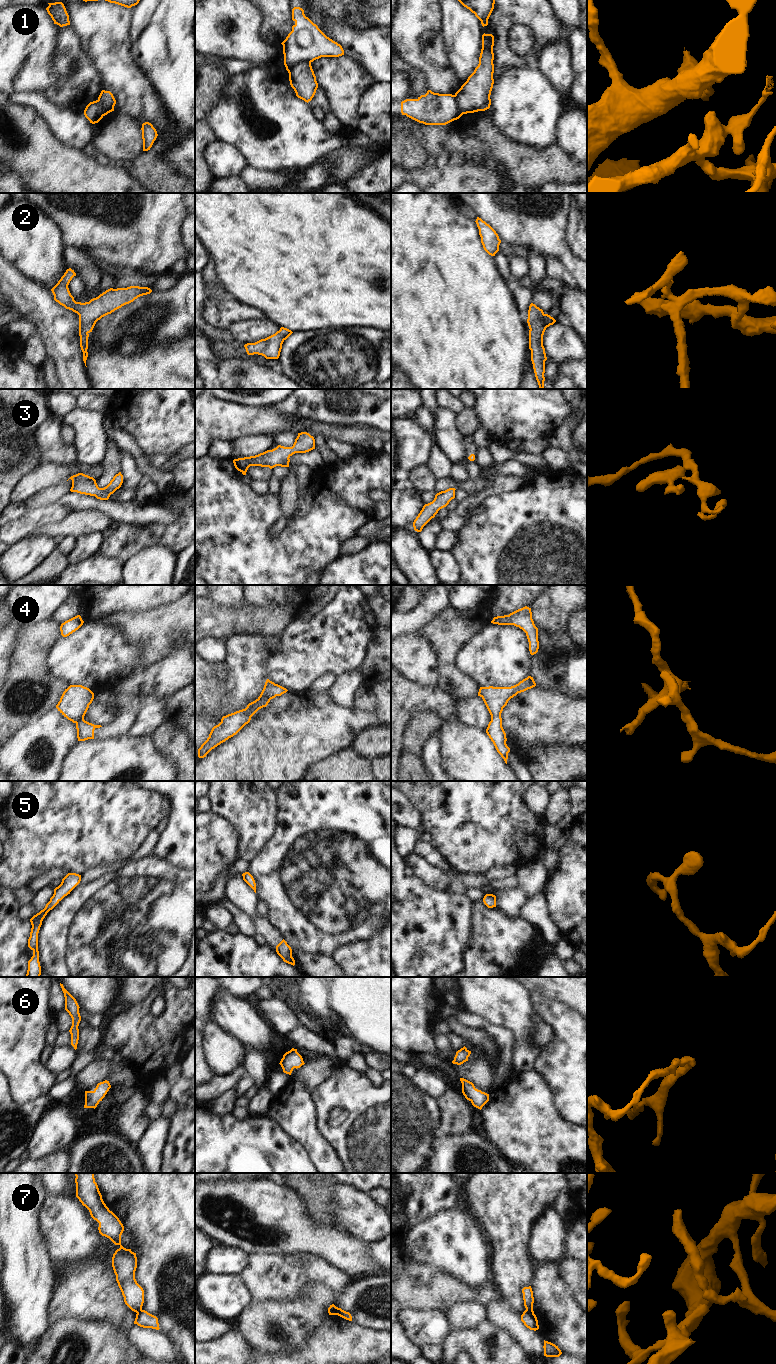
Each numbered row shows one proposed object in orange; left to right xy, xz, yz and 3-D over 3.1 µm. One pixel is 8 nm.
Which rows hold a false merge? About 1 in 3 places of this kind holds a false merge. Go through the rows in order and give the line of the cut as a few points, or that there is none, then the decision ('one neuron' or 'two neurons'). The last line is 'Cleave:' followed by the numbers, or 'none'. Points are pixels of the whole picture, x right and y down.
1: cut in xz along (310, 62), (300, 61), (288, 72); two neurons
2: cut in yz along (543, 313), (532, 322), (529, 328); two neurons
3: no cut; one neuron
4: no cut; one neuron
5: no cut; one neuron
6: no cut; one neuron
7: cut in xz along (337, 1307), (335, 1314); two neurons
Cleave: 1, 2, 7

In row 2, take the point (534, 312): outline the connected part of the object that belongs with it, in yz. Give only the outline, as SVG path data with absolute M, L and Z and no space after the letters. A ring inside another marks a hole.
M533 303L530 304L529 310L528 310L528 319L527 319L529 329L531 328L532 322L540 318L543 314L544 312L542 309L540 309Z

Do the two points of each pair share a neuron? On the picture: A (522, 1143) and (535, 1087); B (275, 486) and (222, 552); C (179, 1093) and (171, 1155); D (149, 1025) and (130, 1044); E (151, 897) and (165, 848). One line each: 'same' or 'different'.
A: same
B: different
C: same
D: same
E: different

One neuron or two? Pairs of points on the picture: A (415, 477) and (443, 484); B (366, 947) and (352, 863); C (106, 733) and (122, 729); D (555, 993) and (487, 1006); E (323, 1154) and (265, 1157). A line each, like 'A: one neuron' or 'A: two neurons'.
A: two neurons
B: two neurons
C: one neuron
D: two neurons
E: two neurons

